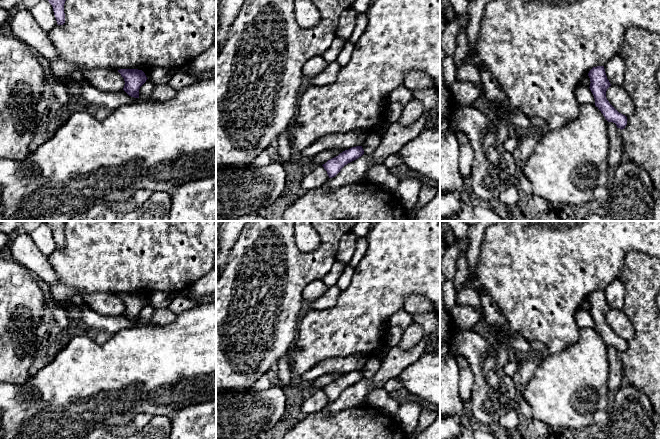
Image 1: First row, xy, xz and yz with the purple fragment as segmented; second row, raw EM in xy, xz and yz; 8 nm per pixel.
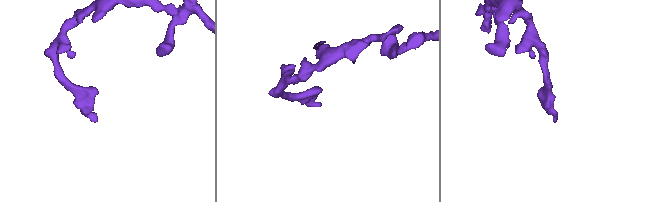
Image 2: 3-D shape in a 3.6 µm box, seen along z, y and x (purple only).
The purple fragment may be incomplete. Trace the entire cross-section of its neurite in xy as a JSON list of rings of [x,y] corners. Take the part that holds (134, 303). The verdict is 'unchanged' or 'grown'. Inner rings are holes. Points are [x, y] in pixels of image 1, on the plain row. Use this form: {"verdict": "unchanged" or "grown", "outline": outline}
{"verdict": "unchanged", "outline": [[[120,293],[118,296],[124,302],[123,314],[131,321],[139,322],[139,313],[148,303],[142,294]]]}

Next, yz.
{"verdict": "unchanged", "outline": [[[604,290],[593,291],[588,300],[590,302],[590,314],[595,323],[595,330],[601,335],[608,346],[616,348],[621,354],[627,349],[627,341],[619,337],[607,324],[606,315],[611,310],[607,303]]]}

